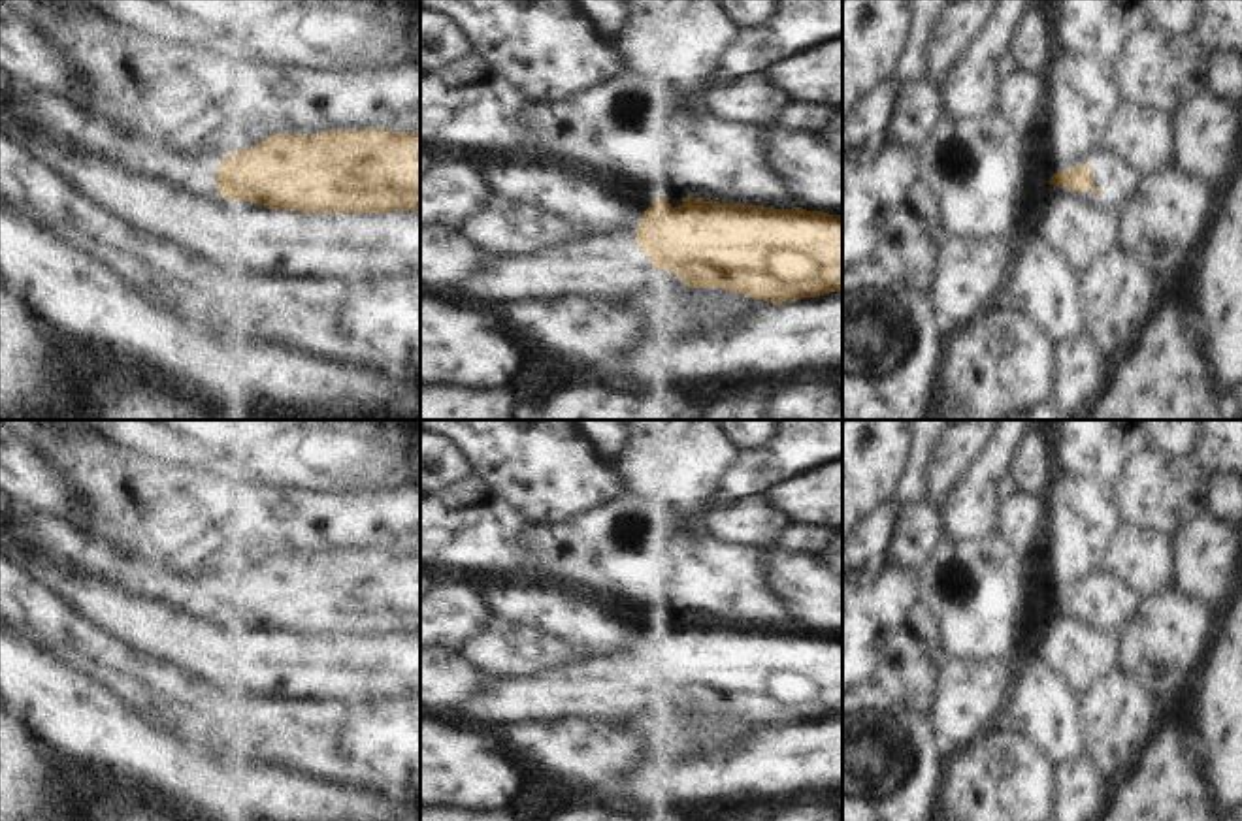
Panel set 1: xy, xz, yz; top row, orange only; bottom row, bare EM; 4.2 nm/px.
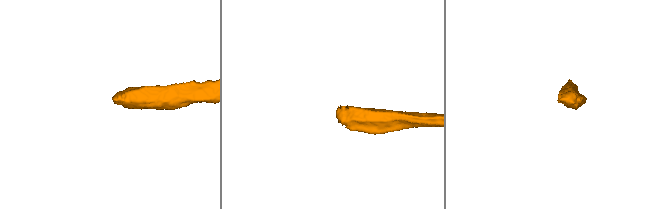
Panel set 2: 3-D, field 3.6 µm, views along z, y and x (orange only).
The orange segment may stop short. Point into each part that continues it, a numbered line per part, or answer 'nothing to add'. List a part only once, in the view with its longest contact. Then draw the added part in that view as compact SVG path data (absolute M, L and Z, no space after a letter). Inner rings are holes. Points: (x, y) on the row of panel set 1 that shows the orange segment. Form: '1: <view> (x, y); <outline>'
1: yz (1116, 181); M1103 145L1089 153L1087 164L1093 169L1093 185L1103 192L1104 205L1119 207L1123 200L1135 196L1142 175L1108 153Z

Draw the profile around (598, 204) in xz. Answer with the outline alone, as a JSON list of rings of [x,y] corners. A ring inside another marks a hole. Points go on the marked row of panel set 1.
[[[490,156],[482,175],[492,194],[554,213],[579,230],[620,232],[628,241],[635,241],[639,218],[654,203],[652,196],[626,192],[613,177],[579,168],[562,171],[548,158]]]

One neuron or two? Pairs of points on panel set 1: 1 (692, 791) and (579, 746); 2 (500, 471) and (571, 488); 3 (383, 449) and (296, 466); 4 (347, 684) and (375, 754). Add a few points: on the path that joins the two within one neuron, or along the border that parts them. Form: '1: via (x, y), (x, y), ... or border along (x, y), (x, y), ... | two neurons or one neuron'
1: border along (675, 757), (641, 757), (626, 772), (592, 788) | two neurons
2: via (517, 471), (555, 473) | one neuron
3: via (362, 449), (317, 449) | one neuron
4: border along (400, 697), (359, 707), (342, 701), (313, 701) | two neurons

